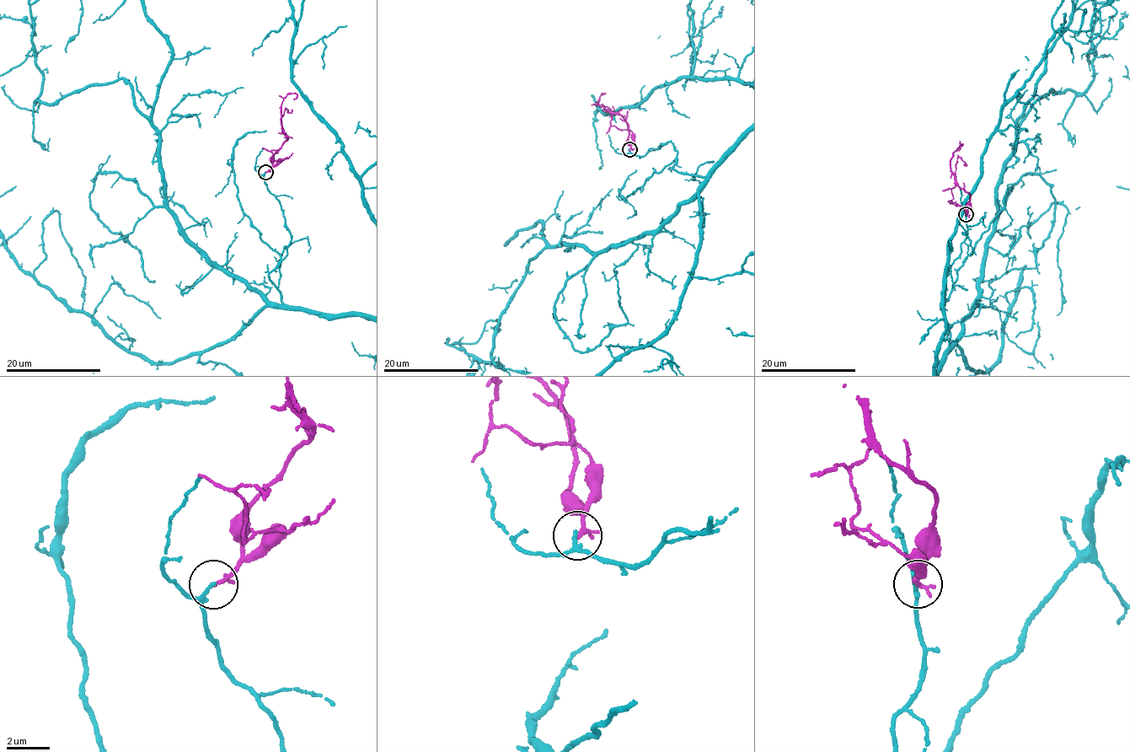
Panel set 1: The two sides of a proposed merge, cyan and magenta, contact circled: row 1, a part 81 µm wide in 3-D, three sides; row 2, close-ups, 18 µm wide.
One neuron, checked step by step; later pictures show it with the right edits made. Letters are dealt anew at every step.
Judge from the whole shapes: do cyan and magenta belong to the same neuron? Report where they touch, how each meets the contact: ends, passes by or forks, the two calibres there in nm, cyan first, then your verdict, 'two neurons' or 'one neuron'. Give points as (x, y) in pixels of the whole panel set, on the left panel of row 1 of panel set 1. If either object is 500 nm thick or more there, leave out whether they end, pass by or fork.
(265, 172) | cyan passes by | magenta ends | 140/200 nm | two neurons

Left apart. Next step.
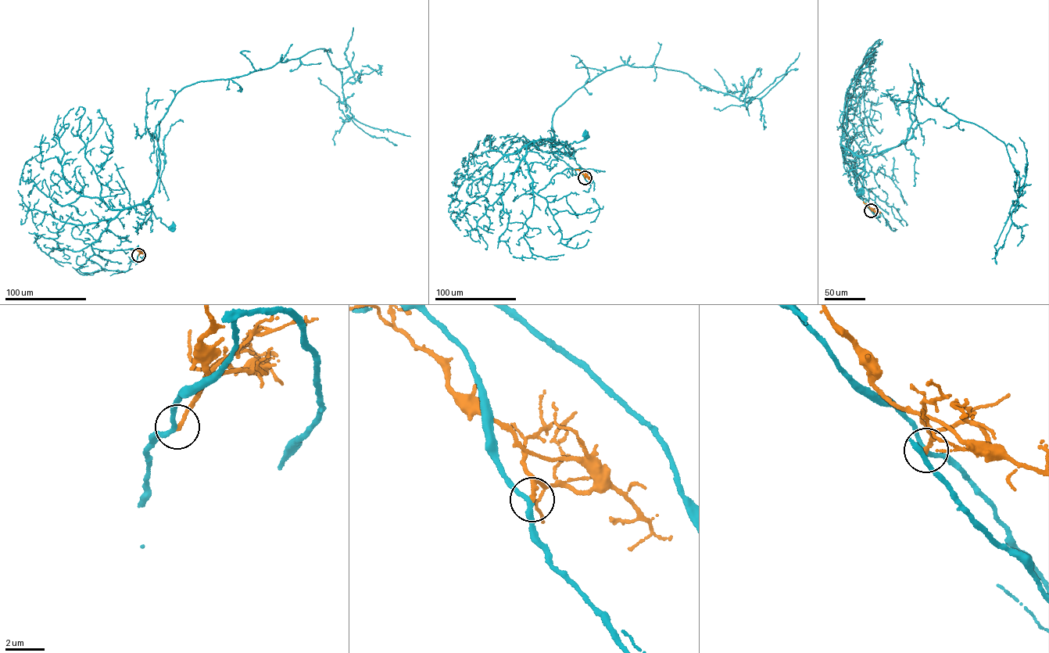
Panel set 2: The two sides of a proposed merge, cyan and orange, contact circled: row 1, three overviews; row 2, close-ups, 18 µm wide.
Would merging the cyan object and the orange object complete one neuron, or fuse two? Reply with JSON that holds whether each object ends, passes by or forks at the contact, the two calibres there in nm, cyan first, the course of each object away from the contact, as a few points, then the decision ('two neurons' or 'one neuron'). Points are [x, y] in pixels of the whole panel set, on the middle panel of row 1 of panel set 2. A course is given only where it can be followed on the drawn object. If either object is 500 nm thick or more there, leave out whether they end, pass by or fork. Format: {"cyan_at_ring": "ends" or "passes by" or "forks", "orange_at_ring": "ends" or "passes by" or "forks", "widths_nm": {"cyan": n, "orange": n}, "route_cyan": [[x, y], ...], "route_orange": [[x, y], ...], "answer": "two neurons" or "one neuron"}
{"cyan_at_ring": "passes by", "orange_at_ring": "ends", "widths_nm": {"cyan": 240, "orange": 200}, "route_cyan": [[585, 177], [579, 169], [567, 168], [536, 193], [524, 159], [531, 141], [550, 139], [567, 145], [585, 135]], "route_orange": [[585, 177], [575, 169]], "answer": "two neurons"}

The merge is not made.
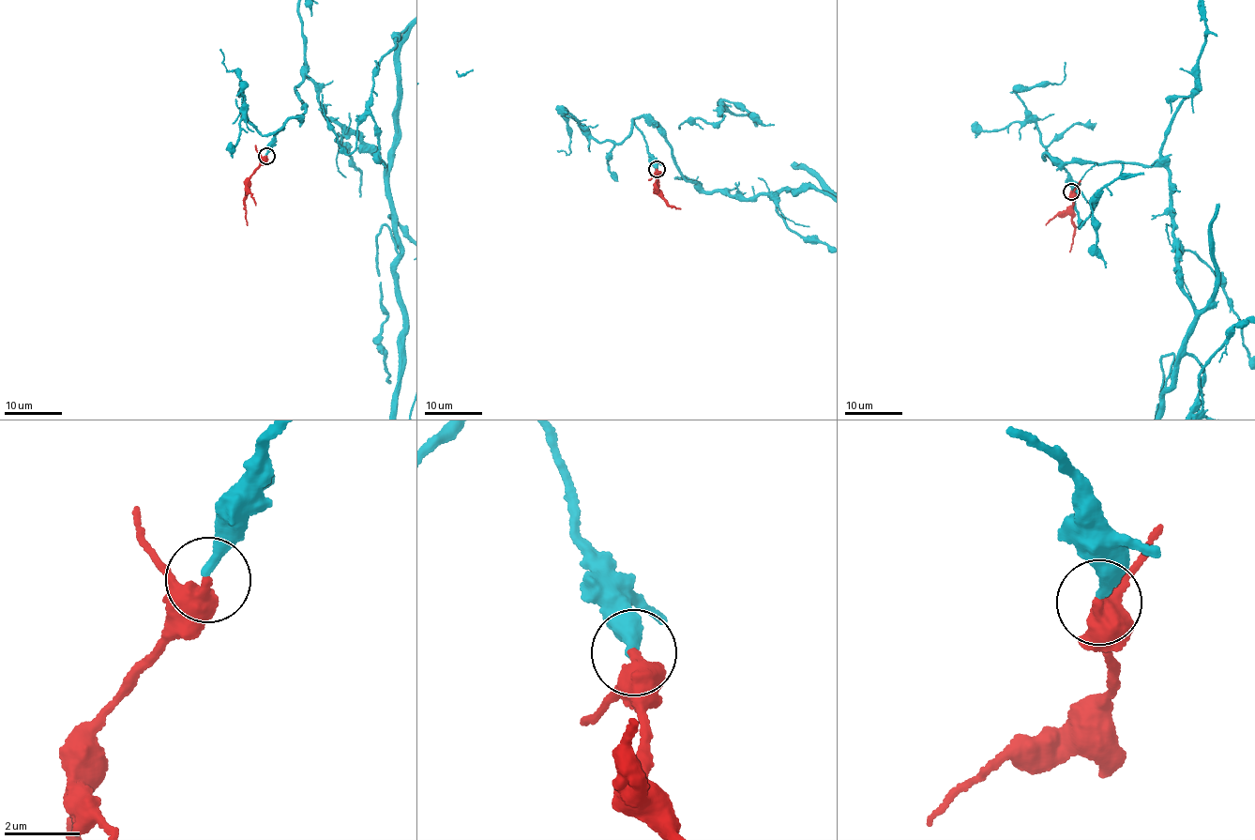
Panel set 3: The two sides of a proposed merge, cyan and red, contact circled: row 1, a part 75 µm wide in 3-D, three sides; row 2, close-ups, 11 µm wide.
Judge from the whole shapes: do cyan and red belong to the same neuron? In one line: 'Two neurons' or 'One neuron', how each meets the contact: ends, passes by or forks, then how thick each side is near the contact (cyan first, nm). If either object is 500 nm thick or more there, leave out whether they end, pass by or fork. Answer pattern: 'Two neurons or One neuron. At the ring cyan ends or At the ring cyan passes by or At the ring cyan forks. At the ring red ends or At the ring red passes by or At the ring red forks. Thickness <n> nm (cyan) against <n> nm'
One neuron. At the ring cyan ends. At the ring red ends. Thickness 280 nm (cyan) against 480 nm

